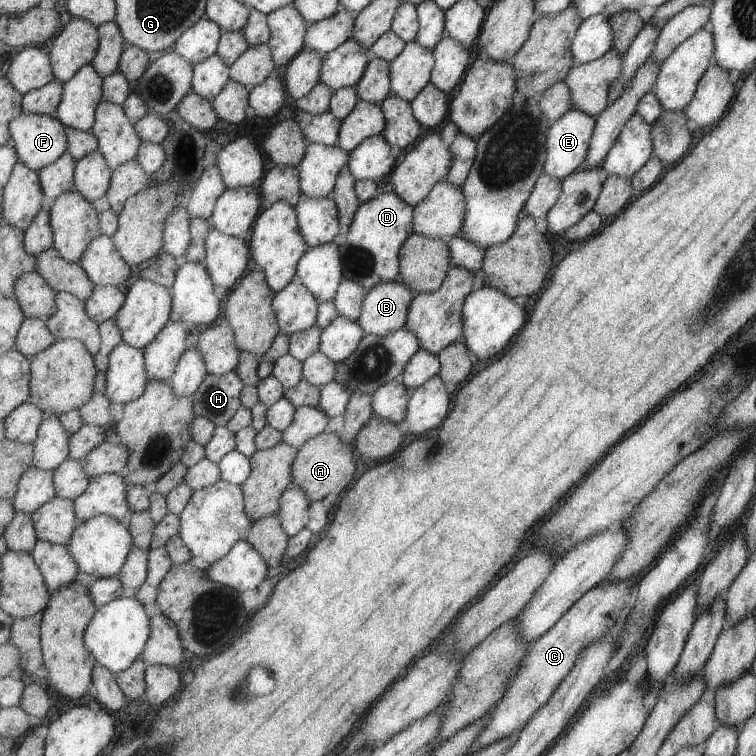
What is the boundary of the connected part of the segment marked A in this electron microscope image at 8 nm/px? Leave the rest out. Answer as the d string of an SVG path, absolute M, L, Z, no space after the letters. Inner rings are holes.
M323 432L309 440L300 450L294 463L292 474L294 486L300 487L308 498L313 501L322 501L329 494L342 496L352 486L355 480L355 468L359 463L359 456L355 450L347 450L347 443L335 433Z

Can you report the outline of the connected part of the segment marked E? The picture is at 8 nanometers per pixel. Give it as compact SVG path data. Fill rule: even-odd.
M573 108L567 112L558 122L551 124L547 132L546 150L548 157L544 163L544 174L563 181L574 174L588 158L591 149L591 140L596 130L596 118L585 114L584 111Z

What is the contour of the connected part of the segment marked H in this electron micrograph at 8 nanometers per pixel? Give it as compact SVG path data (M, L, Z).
M234 371L227 375L208 374L193 396L196 417L226 426L243 405L244 380Z

